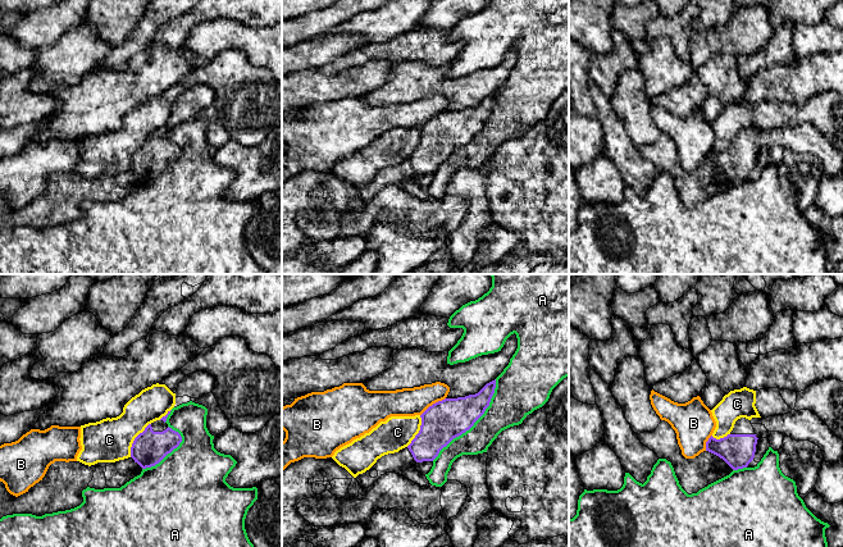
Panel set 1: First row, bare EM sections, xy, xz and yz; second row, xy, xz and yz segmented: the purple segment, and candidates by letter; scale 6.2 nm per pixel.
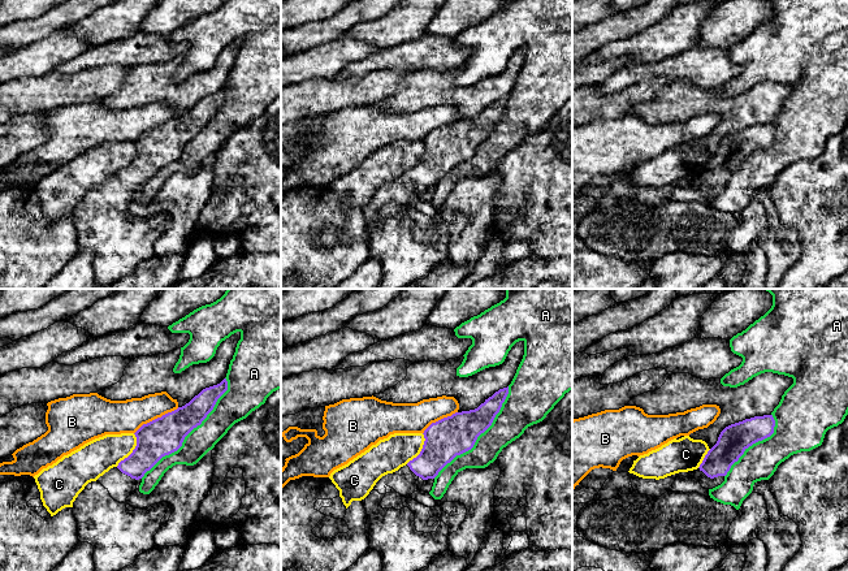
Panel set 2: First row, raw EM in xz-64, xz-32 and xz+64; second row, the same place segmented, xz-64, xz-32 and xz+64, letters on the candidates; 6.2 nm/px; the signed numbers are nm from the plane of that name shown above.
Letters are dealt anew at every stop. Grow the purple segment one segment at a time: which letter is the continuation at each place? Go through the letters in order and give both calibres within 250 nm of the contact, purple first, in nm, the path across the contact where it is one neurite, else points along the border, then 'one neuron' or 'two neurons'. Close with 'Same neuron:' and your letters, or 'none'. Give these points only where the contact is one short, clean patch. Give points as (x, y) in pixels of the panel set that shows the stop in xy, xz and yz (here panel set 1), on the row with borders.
A: 260 nm thick on the purple side, 240 nm on the other; two neurons
B: 260 nm thick on the purple side, 180 nm on the other; two neurons
C: 220 nm thick on the purple side, 280 nm on the other; two neurons
Same neuron: none

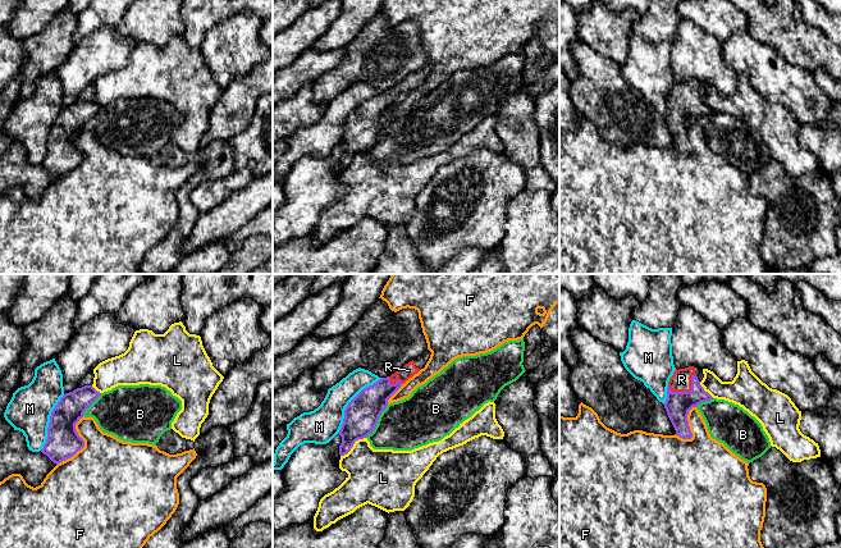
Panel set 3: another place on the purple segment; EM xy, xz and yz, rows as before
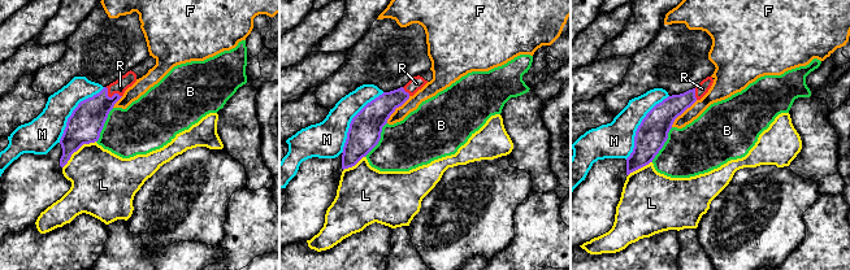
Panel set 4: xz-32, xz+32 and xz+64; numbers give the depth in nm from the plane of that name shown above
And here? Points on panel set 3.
B: 220 nm thick on the purple side, 320 nm on the other; border along xz (388, 405), (379, 416), (375, 428), (365, 437); two neurons
F: 220 nm thick on the purple side, 480 nm on the other; two neurons
L: 220 nm thick on the purple side, 360 nm on the other; two neurons
M: 220 nm thick on the purple side, 220 nm on the other; two neurons
R: 160 nm thick on the purple side, 130 nm on the other; runs through yz (677, 405), (686, 392), (681, 379); one neuron
Same neuron: R

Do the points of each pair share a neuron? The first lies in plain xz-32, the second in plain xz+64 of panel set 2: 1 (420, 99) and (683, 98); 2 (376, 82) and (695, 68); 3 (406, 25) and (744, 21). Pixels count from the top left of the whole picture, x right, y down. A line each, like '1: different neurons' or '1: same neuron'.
1: same neuron
2: different neurons
3: different neurons

